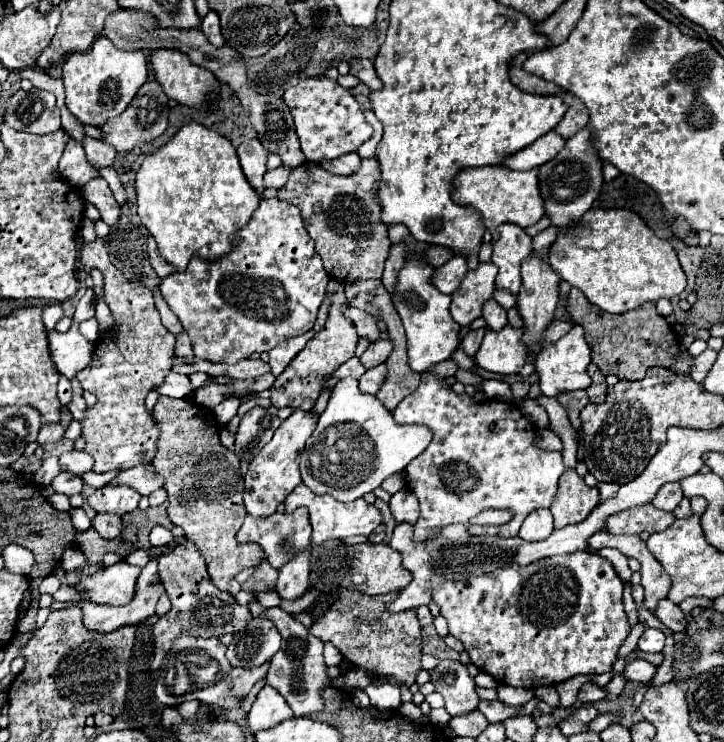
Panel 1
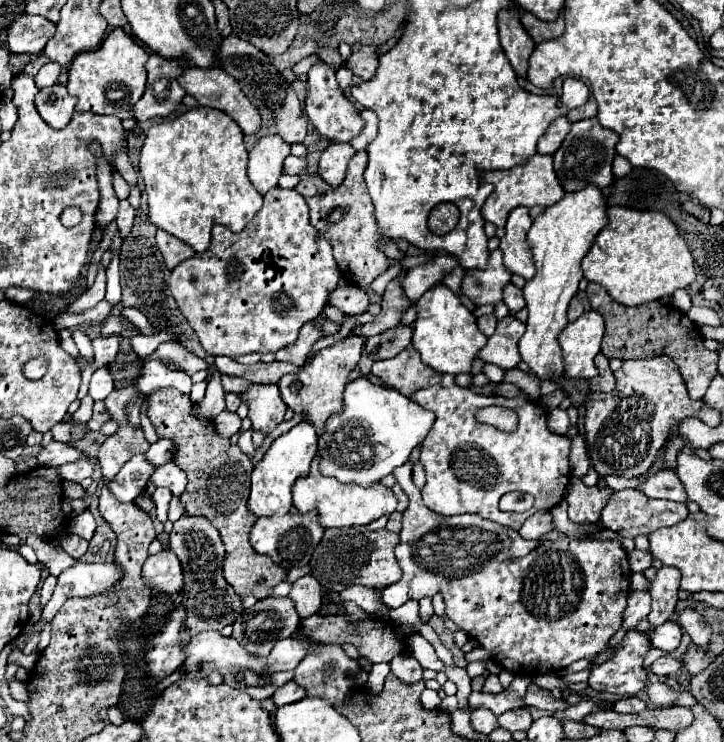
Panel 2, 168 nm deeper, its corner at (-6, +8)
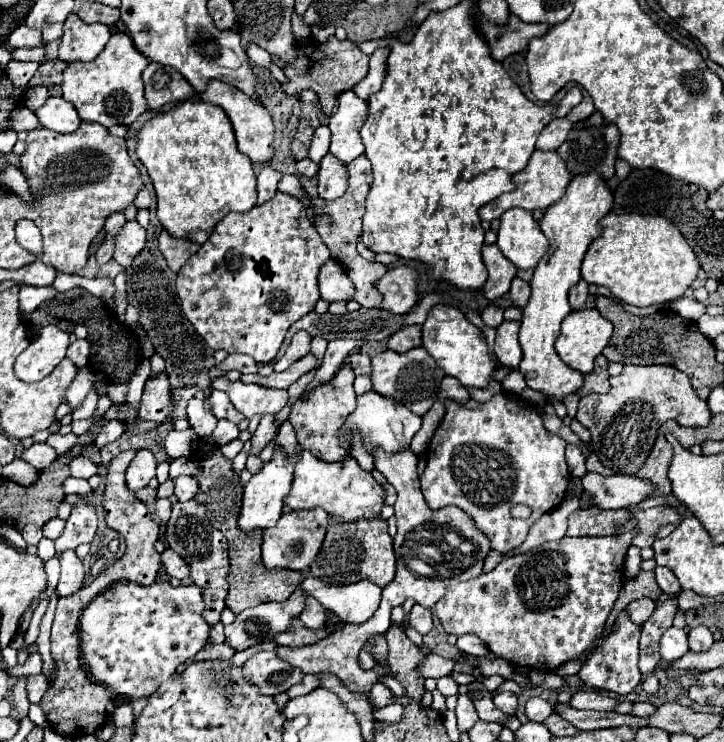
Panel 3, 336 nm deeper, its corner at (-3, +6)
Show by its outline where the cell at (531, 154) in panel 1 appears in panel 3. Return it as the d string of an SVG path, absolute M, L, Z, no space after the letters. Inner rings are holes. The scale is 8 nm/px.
M557 118L557 120L551 120L545 128L543 128L543 132L541 132L541 136L537 138L537 150L557 150L563 142L565 142L565 138L567 138L567 132L571 130L571 122L567 120L567 118Z

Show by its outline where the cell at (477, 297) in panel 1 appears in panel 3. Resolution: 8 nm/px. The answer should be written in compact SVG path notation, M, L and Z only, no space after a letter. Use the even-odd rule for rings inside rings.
M495 244L483 246L483 260L489 270L489 278L481 286L479 294L483 294L487 300L497 300L509 292L509 284L515 278L517 268L499 252Z

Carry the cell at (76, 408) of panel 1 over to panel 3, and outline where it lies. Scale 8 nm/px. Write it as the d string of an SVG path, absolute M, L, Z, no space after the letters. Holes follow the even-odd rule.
M109 420L109 422L105 422L105 424L101 426L99 434L95 436L95 446L101 448L101 446L117 440L123 432L125 432L125 424L123 424L123 422L119 422L119 420Z

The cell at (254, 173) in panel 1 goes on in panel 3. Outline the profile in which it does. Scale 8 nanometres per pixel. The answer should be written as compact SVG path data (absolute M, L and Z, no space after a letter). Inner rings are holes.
M267 166L257 174L257 204L263 204L265 200L269 200L275 192L277 192L277 182L281 180L281 172Z

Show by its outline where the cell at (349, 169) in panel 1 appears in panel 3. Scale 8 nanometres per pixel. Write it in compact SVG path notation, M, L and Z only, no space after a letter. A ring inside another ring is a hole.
M325 154L319 164L319 196L325 200L337 200L345 194L347 188L347 166L335 156Z

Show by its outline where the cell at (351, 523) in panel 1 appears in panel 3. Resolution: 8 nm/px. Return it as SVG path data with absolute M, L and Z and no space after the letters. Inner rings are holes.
M303 450L301 460L295 466L293 488L285 498L285 504L291 510L323 508L329 516L341 518L343 522L353 522L359 518L377 518L381 508L385 506L385 490L371 476L371 472L363 470L357 464L355 458L347 458L341 462L323 462L309 450Z

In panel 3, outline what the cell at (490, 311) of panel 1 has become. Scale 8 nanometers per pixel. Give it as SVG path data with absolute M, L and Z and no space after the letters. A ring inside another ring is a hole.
M515 278L515 280L511 282L509 298L511 298L511 302L513 302L515 306L523 308L523 306L527 304L527 300L529 300L529 284L523 282L523 280L519 280L519 278Z

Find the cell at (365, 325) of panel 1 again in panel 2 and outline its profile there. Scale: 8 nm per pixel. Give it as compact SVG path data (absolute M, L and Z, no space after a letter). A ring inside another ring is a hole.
M340 278L338 286L328 296L328 304L340 308L346 314L364 314L370 300L362 288L350 288L346 278Z

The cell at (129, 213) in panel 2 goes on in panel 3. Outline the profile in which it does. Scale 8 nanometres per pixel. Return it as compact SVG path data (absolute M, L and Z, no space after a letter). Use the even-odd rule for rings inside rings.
M127 220L125 226L119 230L119 234L115 236L113 260L117 264L127 266L133 262L135 254L139 254L143 246L145 246L145 228L141 228L137 220Z

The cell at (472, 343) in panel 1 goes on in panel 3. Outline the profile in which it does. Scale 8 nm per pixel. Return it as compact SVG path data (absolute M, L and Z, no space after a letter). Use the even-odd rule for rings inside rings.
M487 306L481 314L483 318L483 324L489 326L489 328L497 328L501 322L503 322L503 308L499 306Z

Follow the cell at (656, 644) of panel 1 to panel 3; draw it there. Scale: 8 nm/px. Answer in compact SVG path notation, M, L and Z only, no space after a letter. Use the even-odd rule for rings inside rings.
M671 626L663 636L661 636L661 644L659 644L659 654L663 660L671 662L681 658L685 652L689 650L687 644L687 632L679 630L675 626Z

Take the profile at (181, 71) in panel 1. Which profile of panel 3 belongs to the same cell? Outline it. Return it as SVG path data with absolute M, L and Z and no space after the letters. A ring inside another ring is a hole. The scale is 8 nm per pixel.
M209 80L207 90L203 94L199 94L199 98L203 102L221 106L225 110L229 120L233 120L233 130L237 136L239 150L243 154L247 154L253 162L267 162L273 156L273 122L271 122L271 116L267 114L265 106L261 106L259 102L251 100L251 96L247 96L245 92L239 92L237 88L225 84L221 80Z

